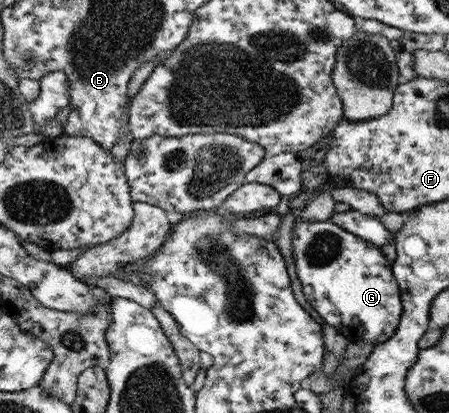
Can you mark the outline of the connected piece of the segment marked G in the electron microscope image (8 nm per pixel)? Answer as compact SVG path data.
M305 220L297 221L294 225L292 249L302 290L309 304L321 315L325 323L334 326L350 341L361 339L377 344L394 336L404 313L402 297L398 279L394 277L393 263L380 247L359 238L356 234L351 234L351 231L330 220L325 222Z

